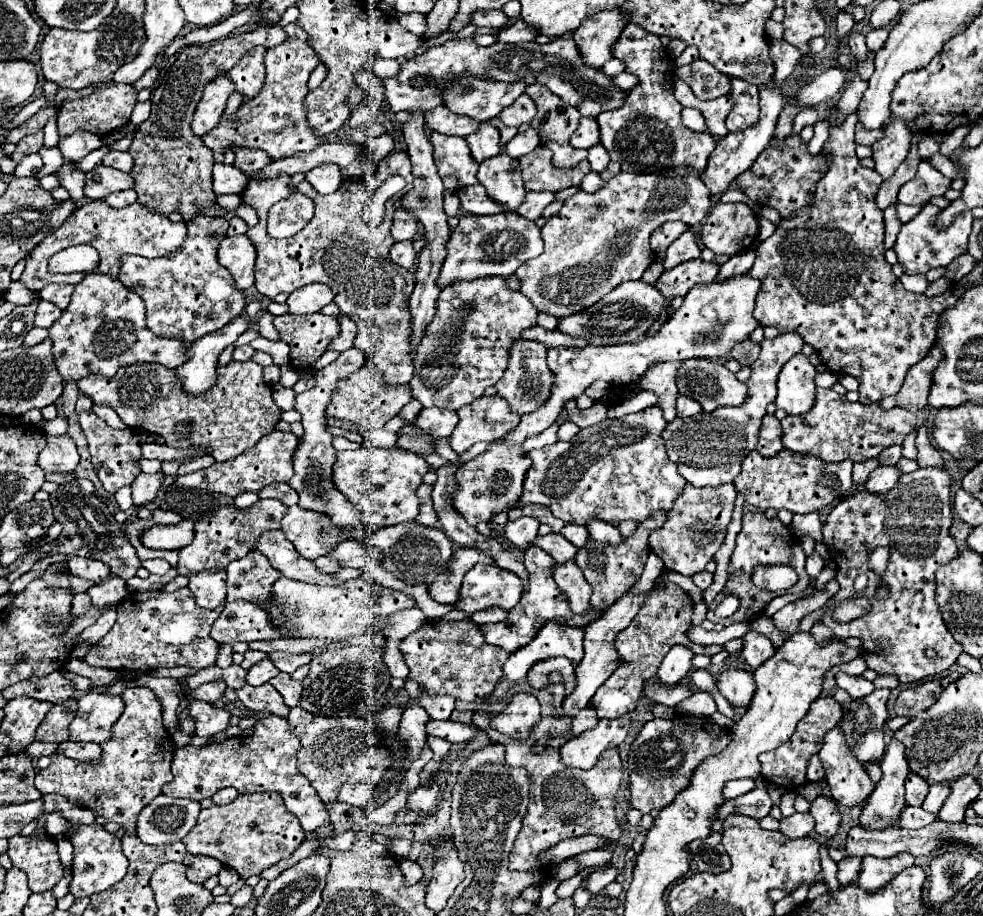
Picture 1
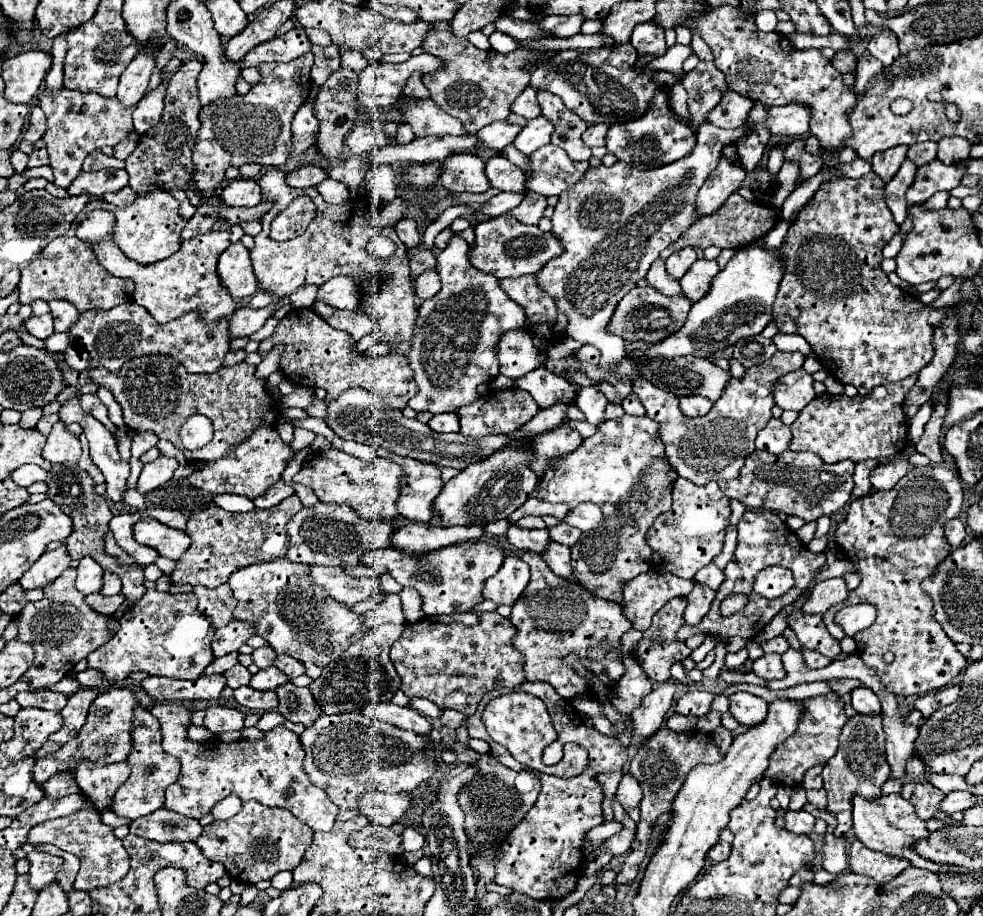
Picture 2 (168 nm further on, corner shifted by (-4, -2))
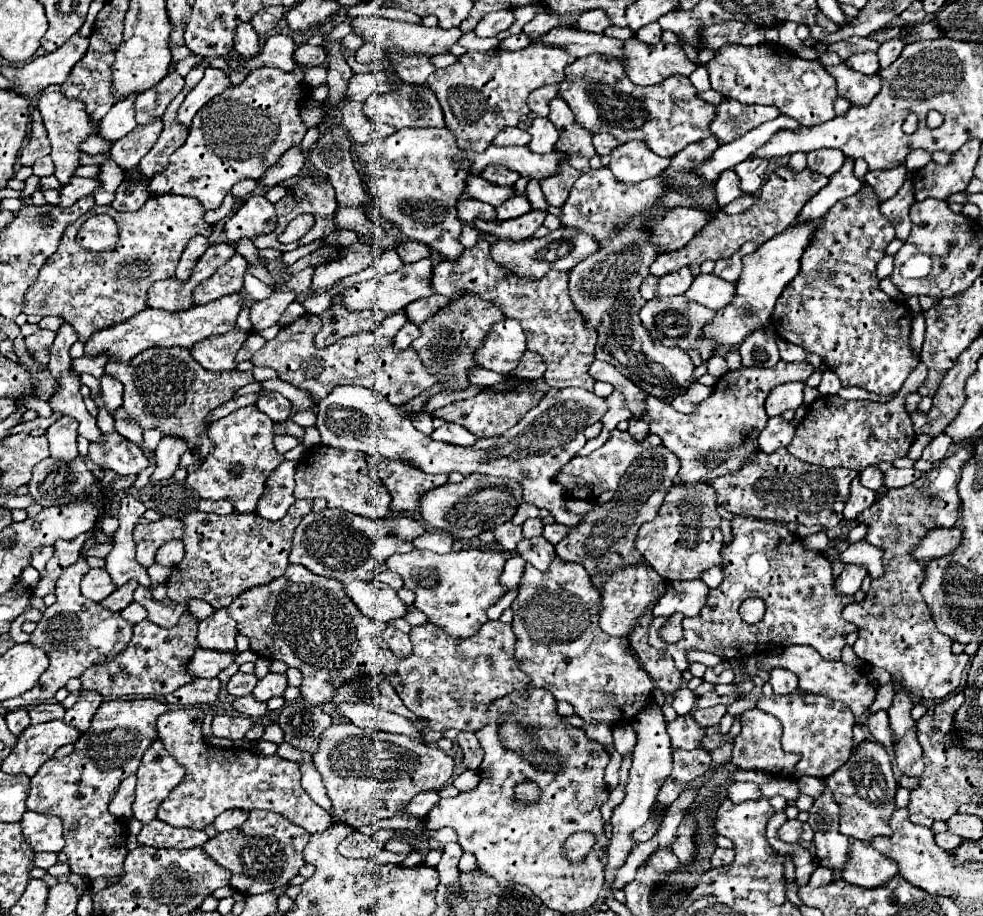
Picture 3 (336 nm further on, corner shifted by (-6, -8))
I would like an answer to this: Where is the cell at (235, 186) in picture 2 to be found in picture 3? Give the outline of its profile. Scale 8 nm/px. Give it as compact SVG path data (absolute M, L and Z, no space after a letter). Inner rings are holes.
M259 194L245 198L237 206L237 210L225 220L225 234L229 244L237 242L243 236L253 238L255 234L271 232L273 228L275 228L275 208L267 198Z

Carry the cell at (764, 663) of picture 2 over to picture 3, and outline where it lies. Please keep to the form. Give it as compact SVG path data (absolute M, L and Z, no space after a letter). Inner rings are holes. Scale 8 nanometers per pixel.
M773 668L769 672L769 684L773 686L775 694L789 694L797 688L797 676L787 668Z

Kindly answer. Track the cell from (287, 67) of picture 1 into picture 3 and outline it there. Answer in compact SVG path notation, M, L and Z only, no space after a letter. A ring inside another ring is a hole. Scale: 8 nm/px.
M297 66L293 72L283 72L279 68L257 68L243 84L227 88L221 96L213 98L205 108L201 108L189 128L187 142L169 158L169 166L157 174L149 188L153 194L181 194L197 198L205 210L215 210L221 206L225 194L243 178L259 180L267 168L277 164L277 160L293 146L303 140L307 126L301 120L301 104L307 100L309 88L303 80L303 68Z

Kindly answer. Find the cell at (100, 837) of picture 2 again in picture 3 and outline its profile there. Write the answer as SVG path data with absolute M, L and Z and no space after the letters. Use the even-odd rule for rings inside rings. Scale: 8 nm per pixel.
M143 698L143 700L107 700L99 706L97 714L91 720L91 726L85 734L79 736L75 742L75 750L65 756L65 758L51 758L47 760L37 774L31 778L31 794L27 798L27 808L33 812L45 812L45 814L55 814L63 820L63 838L65 838L65 848L61 850L67 854L67 862L73 874L81 874L89 878L91 882L99 878L119 878L123 876L123 860L127 856L125 848L125 824L121 824L119 818L111 816L107 810L107 804L117 790L117 784L129 774L133 774L141 762L143 752L149 748L149 744L157 738L157 718L167 712L167 704L153 700L153 698Z

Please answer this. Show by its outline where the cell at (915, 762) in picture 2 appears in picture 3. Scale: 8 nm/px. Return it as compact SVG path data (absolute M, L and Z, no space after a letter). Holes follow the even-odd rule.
M905 736L901 744L895 746L895 756L897 756L897 766L905 776L921 776L925 770L923 762L923 750L917 742L917 736Z

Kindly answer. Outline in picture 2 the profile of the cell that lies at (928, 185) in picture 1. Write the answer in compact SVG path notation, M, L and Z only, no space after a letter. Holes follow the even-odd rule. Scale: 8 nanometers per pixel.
M933 160L933 162L921 166L917 170L917 176L915 176L913 186L907 192L909 206L923 204L925 200L929 200L939 190L947 190L947 192L953 190L955 186L961 184L961 178L963 178L965 170L967 168L963 164L945 166L939 160Z

